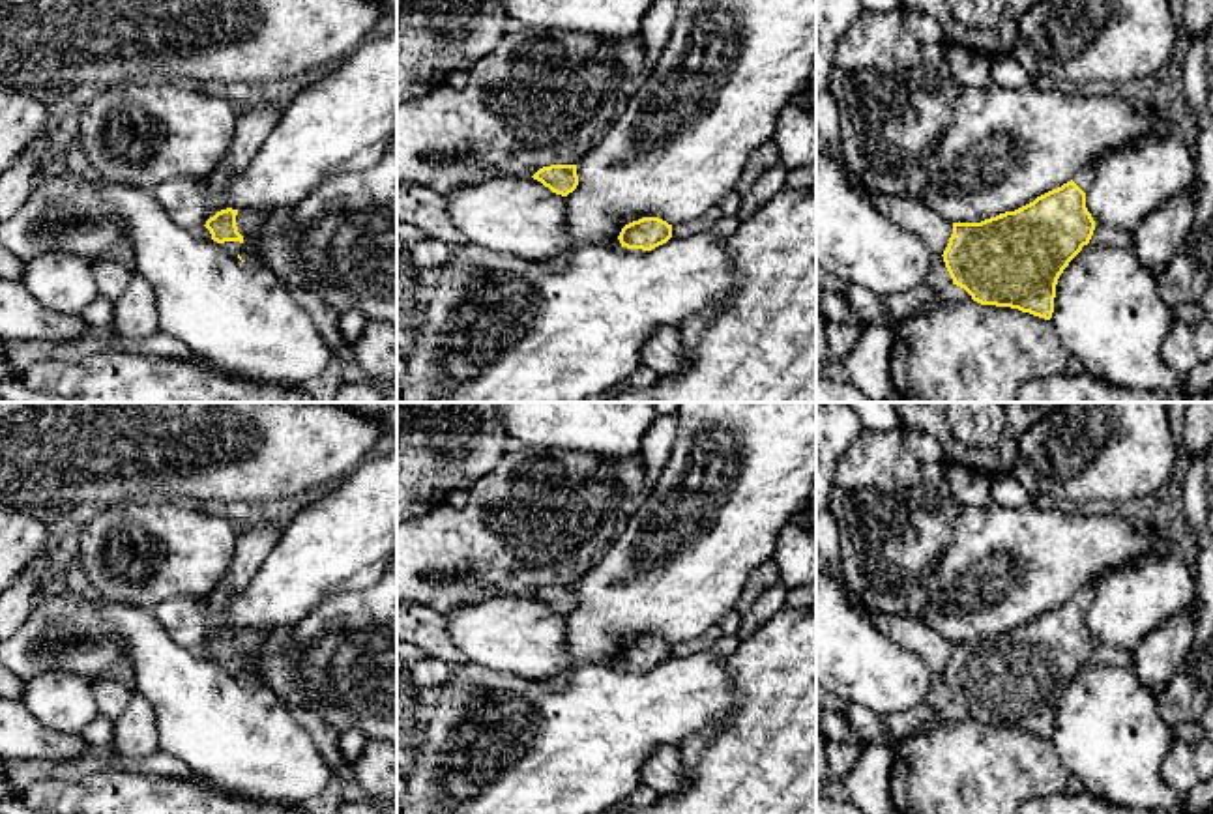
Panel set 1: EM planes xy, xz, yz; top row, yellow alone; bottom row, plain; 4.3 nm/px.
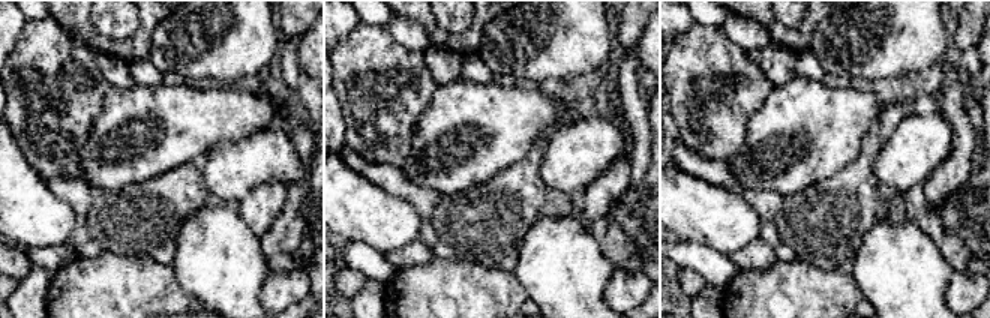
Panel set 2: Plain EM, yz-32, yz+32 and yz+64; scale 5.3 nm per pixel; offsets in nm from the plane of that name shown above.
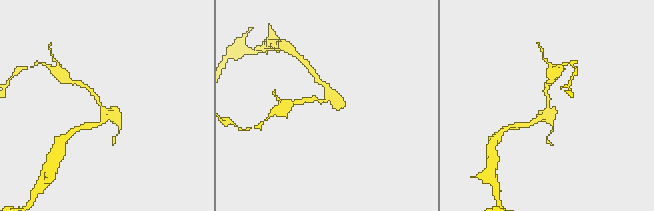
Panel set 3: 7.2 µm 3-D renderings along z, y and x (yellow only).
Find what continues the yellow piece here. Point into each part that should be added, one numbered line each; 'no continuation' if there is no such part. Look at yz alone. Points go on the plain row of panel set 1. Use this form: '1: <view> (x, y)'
1: yz (1082, 597)

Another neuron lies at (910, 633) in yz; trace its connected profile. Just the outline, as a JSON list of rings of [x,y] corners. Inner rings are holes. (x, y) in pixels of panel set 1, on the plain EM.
[[[867,610],[874,623],[897,644],[917,653],[932,674],[942,676],[953,653],[953,642],[912,616],[889,616]]]

